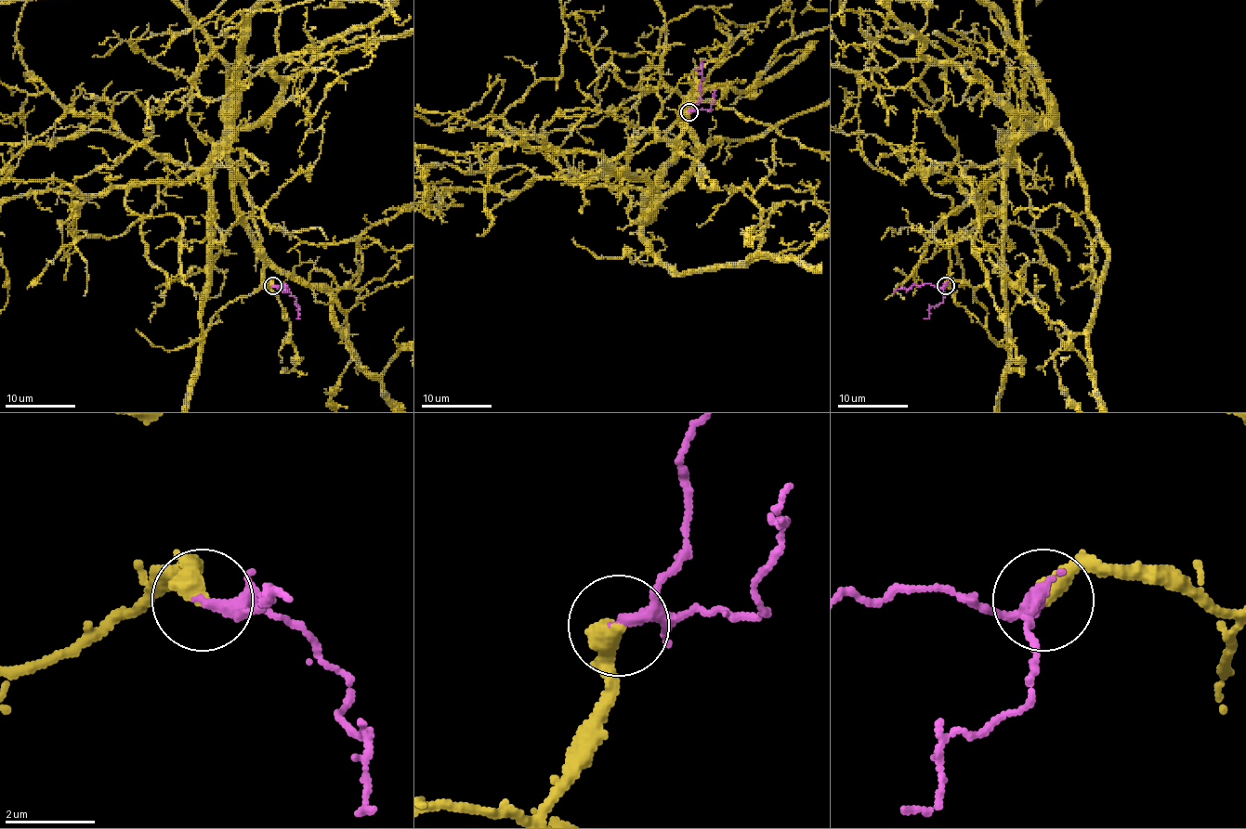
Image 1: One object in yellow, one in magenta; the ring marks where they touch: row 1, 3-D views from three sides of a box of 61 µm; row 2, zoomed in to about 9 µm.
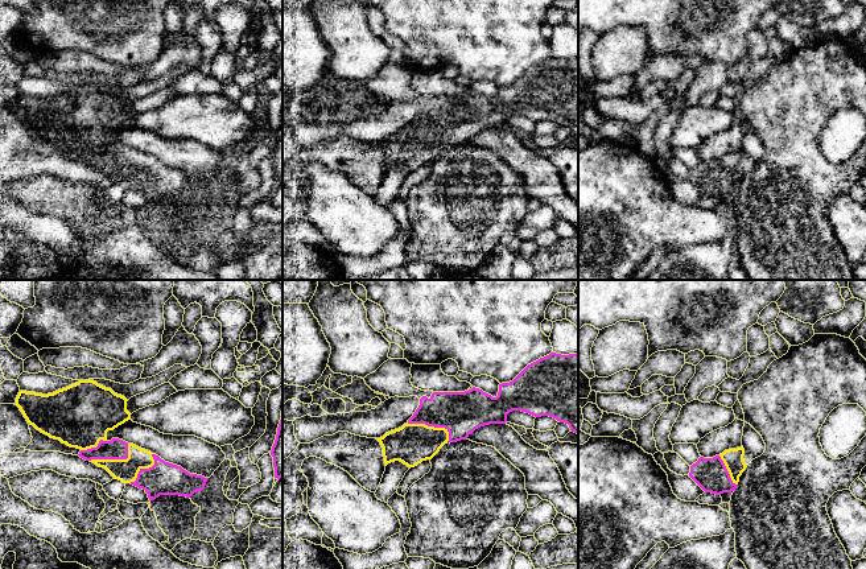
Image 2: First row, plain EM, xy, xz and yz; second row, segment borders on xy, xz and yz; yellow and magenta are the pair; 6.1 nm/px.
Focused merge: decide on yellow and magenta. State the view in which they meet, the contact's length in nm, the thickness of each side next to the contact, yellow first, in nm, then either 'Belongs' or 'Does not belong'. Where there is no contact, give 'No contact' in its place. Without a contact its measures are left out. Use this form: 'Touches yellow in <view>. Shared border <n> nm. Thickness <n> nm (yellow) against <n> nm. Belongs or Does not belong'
Touches yellow in xz. Shared border 280 nm. Thickness 240 nm (yellow) against 260 nm. Belongs

